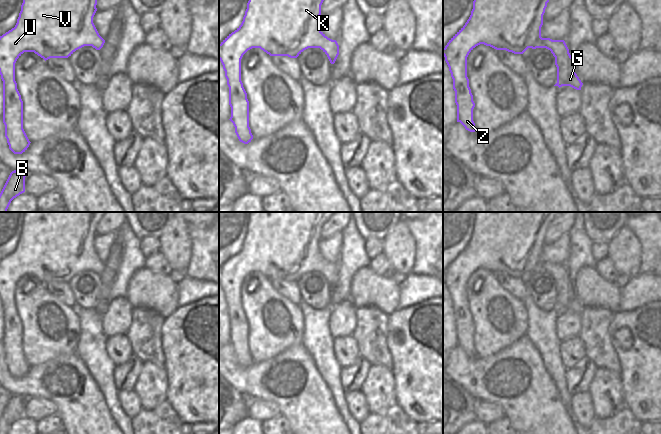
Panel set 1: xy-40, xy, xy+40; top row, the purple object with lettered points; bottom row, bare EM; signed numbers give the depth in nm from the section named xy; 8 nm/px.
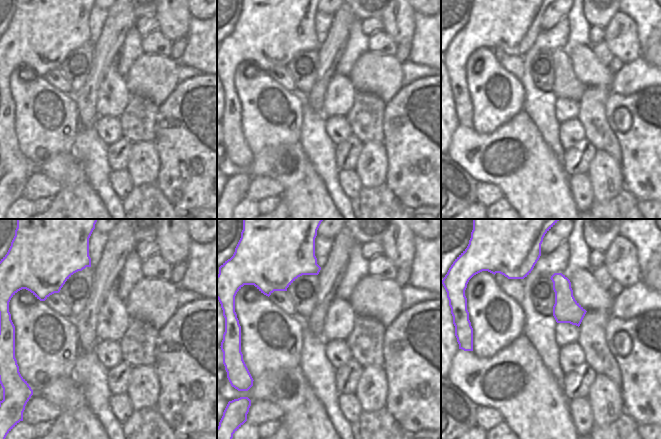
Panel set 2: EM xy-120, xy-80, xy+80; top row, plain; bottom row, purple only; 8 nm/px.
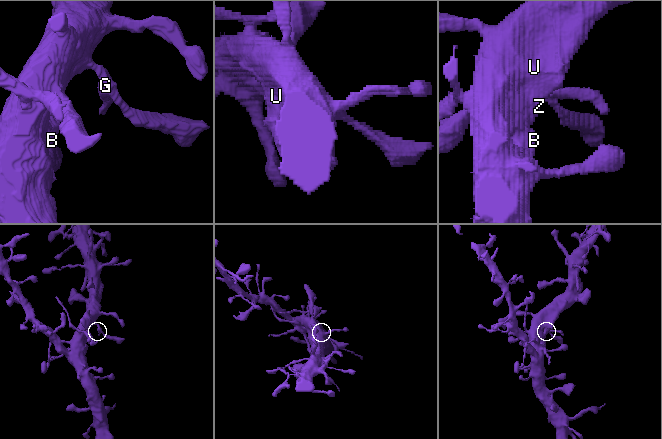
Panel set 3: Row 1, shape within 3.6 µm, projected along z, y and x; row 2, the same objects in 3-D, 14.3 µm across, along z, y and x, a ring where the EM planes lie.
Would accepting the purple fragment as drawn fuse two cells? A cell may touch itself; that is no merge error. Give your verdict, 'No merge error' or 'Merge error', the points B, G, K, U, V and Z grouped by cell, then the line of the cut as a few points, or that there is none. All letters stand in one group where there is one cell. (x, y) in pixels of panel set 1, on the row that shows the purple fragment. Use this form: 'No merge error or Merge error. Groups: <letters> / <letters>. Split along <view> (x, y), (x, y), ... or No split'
No merge error. Groups: B G K U V Z. No split

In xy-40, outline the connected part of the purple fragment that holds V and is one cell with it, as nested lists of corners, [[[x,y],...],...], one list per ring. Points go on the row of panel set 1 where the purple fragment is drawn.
[[[23,0],[15,27],[0,36],[3,123],[9,149],[14,154],[22,154],[31,143],[23,129],[23,101],[15,81],[17,59],[24,52],[34,52],[46,61],[50,58],[68,58],[84,46],[100,50],[105,40],[93,23],[96,5],[97,0]]]

